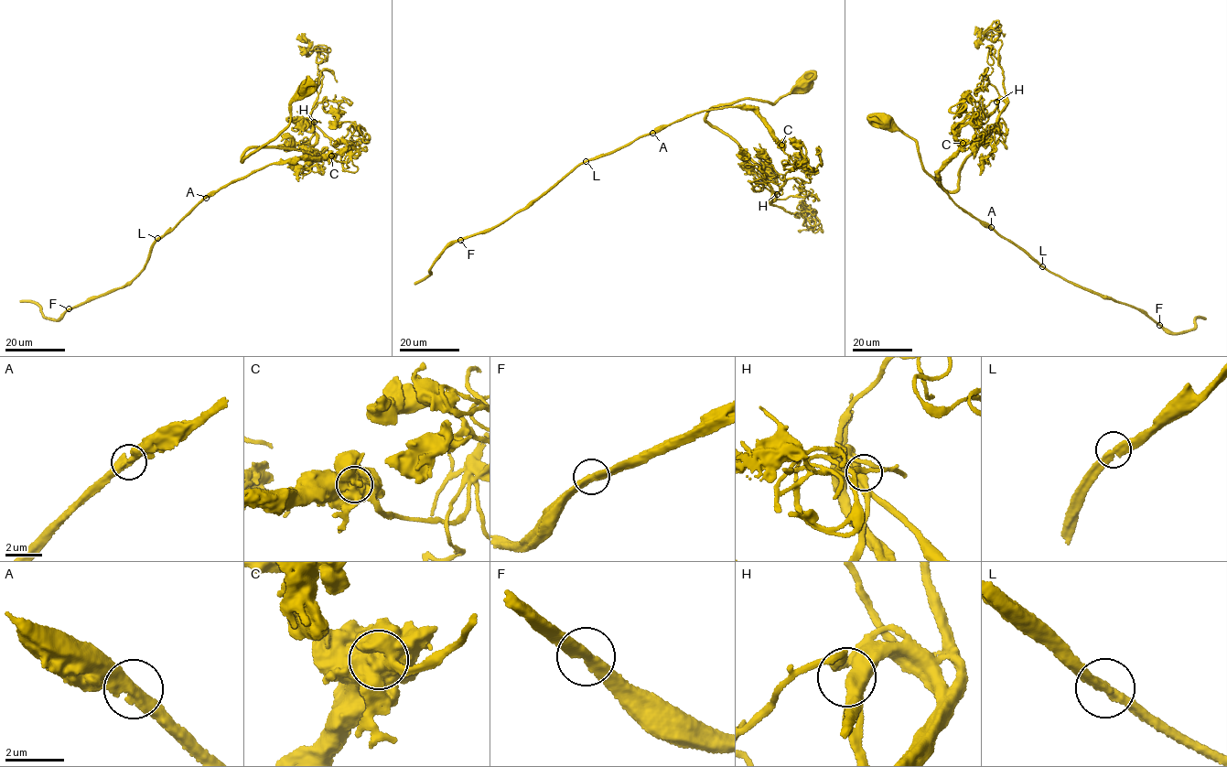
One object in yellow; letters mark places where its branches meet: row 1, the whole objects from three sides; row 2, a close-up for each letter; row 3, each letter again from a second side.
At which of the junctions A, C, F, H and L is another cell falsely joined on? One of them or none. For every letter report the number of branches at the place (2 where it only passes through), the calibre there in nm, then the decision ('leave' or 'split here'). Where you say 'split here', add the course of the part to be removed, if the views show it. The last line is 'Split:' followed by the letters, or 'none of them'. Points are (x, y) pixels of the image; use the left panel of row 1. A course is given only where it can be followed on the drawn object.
A: 2 branches meet; 460 nm thick; leave
C: 1 branches meet; 1550 nm thick; split here; foreign part runs (331, 156), (302, 155), (209, 192), (156, 238), (130, 281), (57, 319), (20, 301)
F: 2 branches meet; 380 nm thick; leave
H: 2 branches meet; 440 nm thick; leave
L: 2 branches meet; 360 nm thick; leave
Split: C

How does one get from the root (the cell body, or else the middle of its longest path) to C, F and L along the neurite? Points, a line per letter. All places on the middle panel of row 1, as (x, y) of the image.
C: (803, 82), (774, 103), (745, 99), (707, 114), (760, 168), (771, 201), (795, 165), (781, 145)
F: (803, 82), (705, 118), (757, 165), (771, 201), (794, 163), (767, 123), (730, 106), (585, 161), (460, 240)
L: (803, 82), (705, 118), (757, 165), (771, 201), (795, 164), (750, 109), (686, 115), (586, 160)

